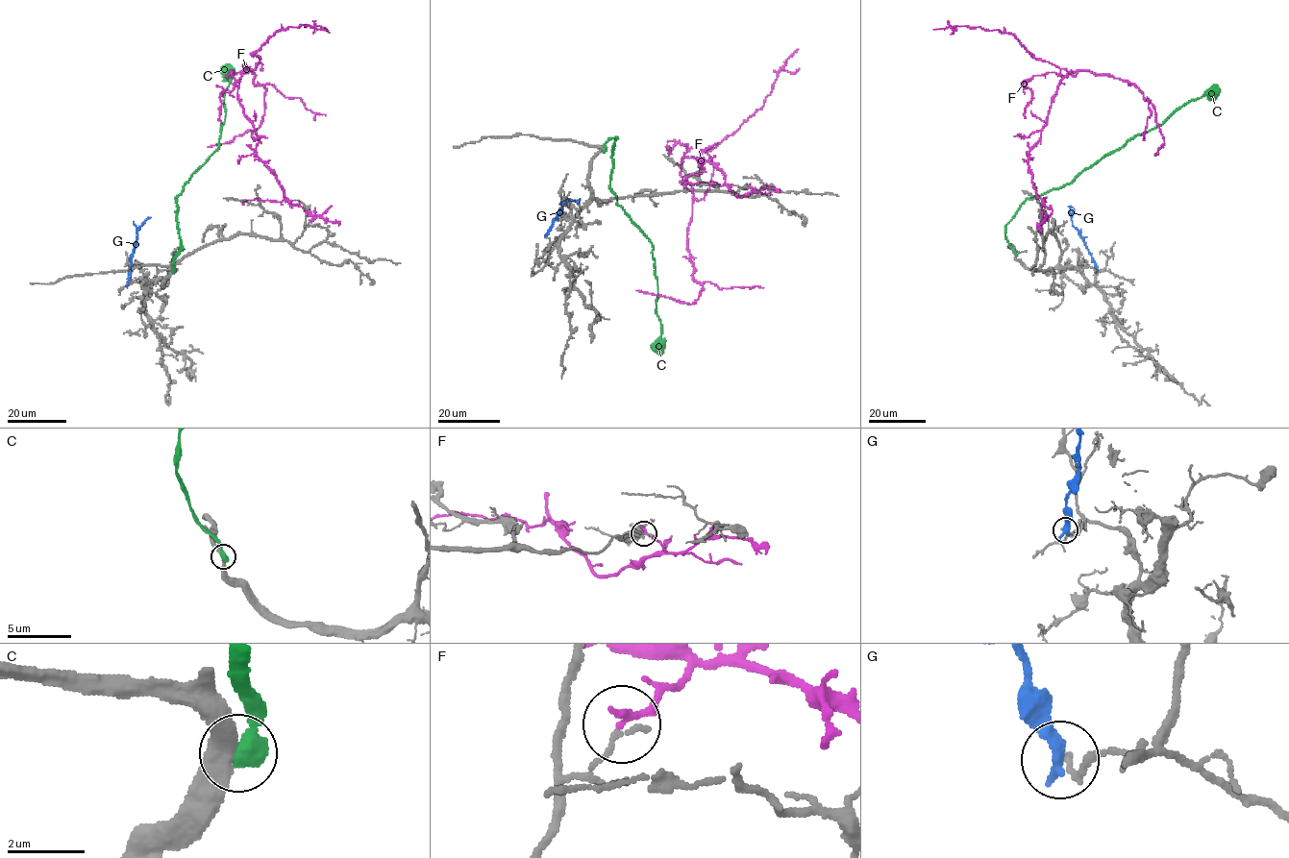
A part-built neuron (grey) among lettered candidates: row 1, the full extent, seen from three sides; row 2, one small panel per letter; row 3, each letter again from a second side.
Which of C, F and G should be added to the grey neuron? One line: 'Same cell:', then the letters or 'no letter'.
Same cell: no letter

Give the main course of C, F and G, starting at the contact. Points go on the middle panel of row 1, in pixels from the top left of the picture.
C: (604, 150), (616, 136), (609, 188), (653, 248), (656, 310), (661, 336), (654, 344), (656, 351)
F: (748, 187), (737, 197), (701, 159), (684, 177), (703, 198), (706, 152), (761, 107), (797, 48)
G: (546, 236), (564, 202), (581, 199)

